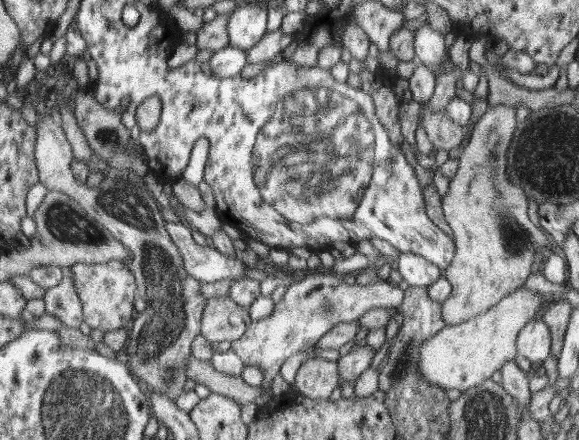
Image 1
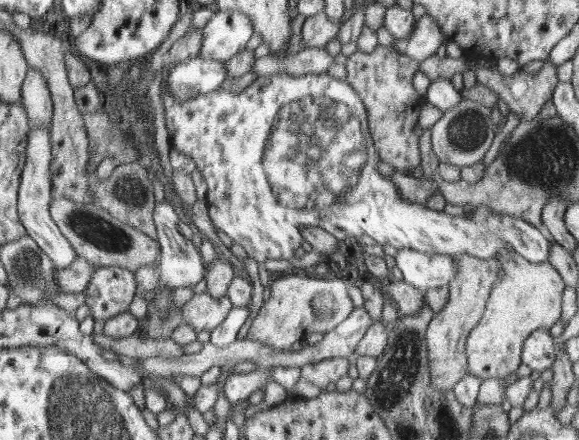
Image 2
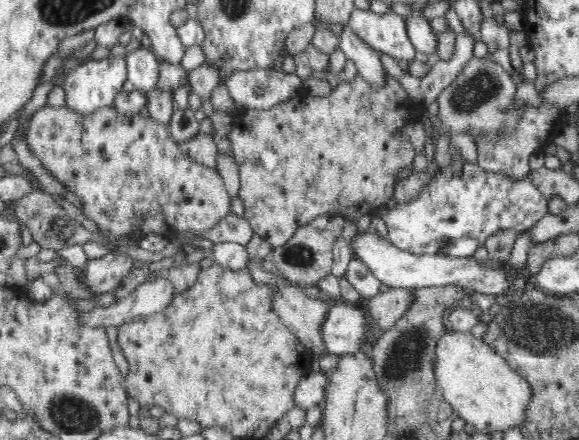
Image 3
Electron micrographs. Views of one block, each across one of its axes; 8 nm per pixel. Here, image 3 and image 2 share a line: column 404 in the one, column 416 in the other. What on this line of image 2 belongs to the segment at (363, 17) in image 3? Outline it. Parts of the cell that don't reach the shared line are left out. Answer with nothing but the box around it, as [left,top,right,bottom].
[392,15,445,61]

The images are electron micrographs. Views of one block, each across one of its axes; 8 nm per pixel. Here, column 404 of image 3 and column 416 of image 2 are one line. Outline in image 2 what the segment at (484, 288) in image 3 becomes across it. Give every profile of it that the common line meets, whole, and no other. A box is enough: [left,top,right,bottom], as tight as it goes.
[396,248,459,292]

